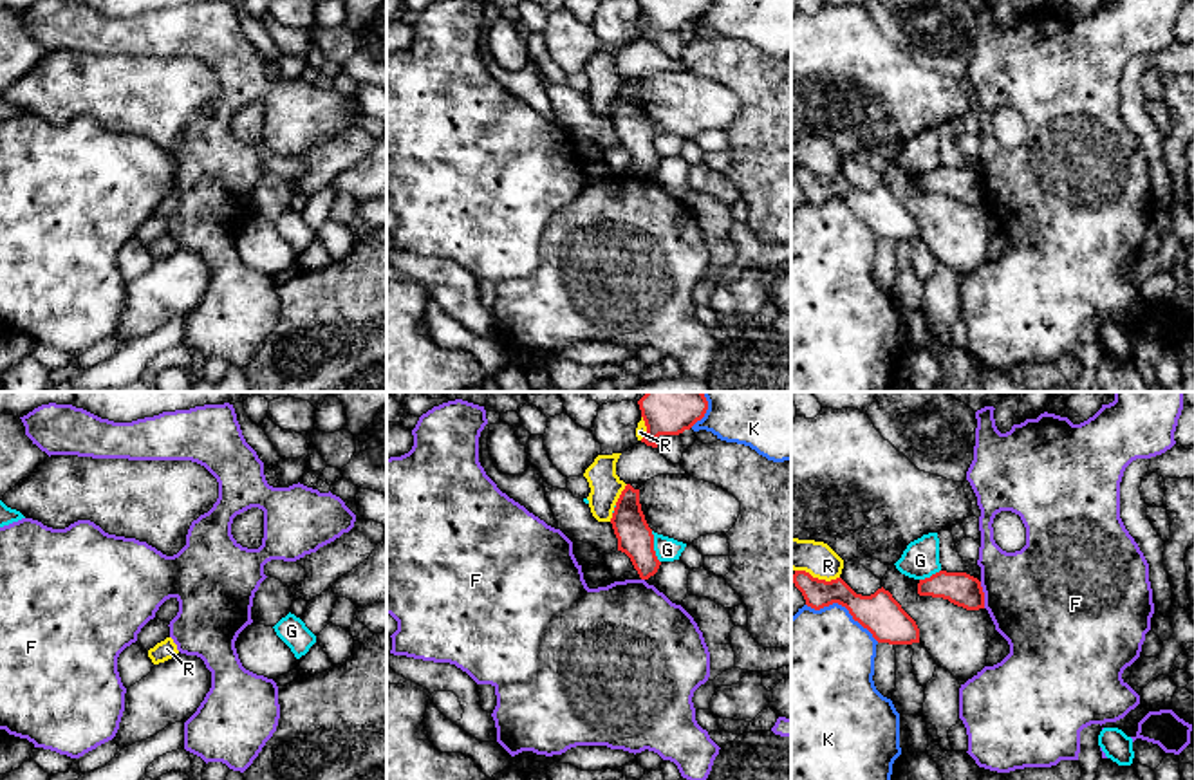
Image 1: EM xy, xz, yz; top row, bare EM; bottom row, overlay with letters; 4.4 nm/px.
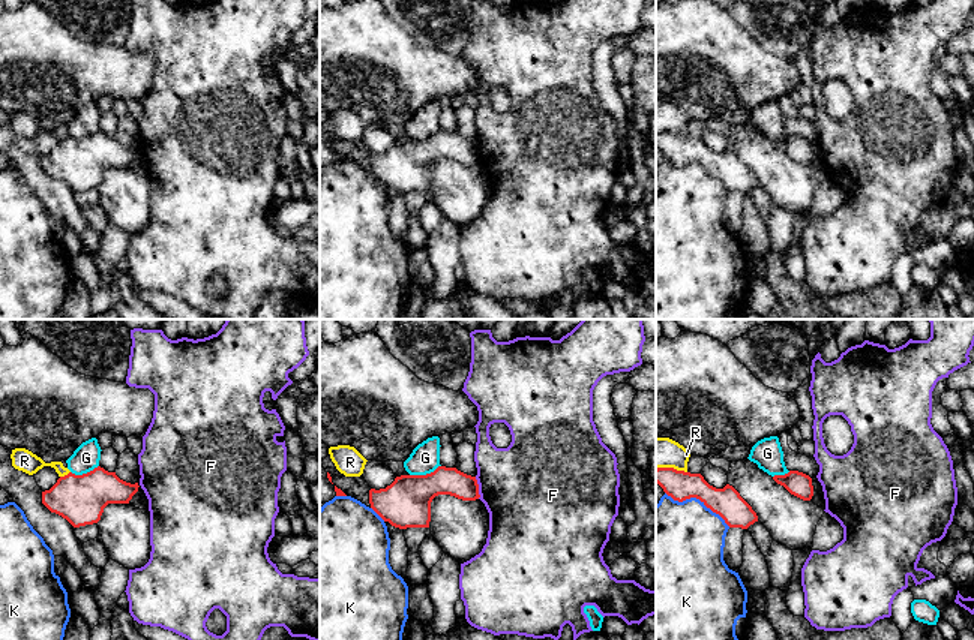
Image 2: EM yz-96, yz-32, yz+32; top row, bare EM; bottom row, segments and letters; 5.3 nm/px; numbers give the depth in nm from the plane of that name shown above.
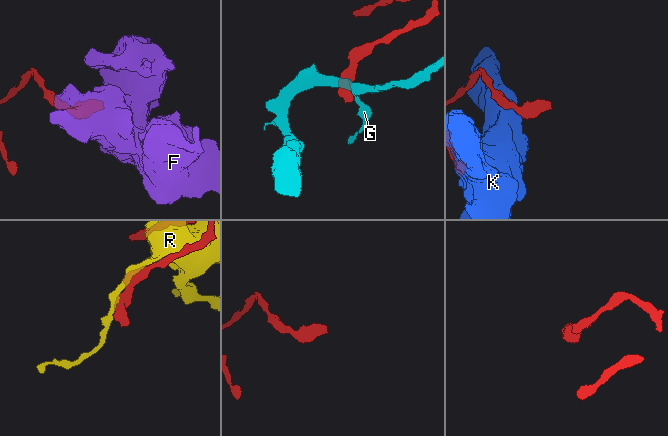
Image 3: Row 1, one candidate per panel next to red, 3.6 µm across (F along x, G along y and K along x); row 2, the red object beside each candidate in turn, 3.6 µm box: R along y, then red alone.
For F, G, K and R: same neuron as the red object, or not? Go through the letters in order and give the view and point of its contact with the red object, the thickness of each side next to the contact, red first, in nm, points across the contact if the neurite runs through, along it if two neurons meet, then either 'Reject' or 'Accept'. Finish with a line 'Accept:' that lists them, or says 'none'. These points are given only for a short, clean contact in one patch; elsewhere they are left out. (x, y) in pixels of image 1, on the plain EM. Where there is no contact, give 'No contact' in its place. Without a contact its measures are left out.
F: Touches red at yz (983, 190). Thickness 150 nm (red) against 460 nm. Boundary: yz (979, 177), (985, 188), (985, 203). Reject
G: Touches red at xz (652, 143). Thickness 160 nm (red) against 110 nm. Boundary: xz (651, 127), (654, 150), (660, 157). Reject
K: Touches red at yz (844, 201). Thickness 180 nm (red) against 440 nm. Reject
R: Touches red at xz (620, 91). Thickness 160 nm (red) against 140 nm. Reject
Accept: none

